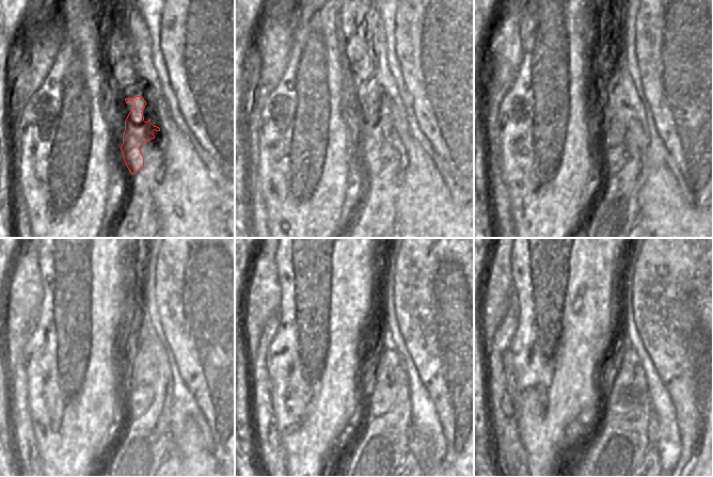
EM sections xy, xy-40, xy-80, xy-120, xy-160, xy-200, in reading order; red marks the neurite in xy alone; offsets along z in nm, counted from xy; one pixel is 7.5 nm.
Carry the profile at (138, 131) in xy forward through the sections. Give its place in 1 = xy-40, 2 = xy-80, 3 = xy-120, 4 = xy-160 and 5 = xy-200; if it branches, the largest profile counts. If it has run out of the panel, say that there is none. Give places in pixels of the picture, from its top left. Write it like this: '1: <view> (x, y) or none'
1: xy-40 (374, 131)
2: xy-80 (615, 153)
3: xy-120 (140, 374)
4: xy-160 (384, 378)
5: xy-200 (628, 390)

